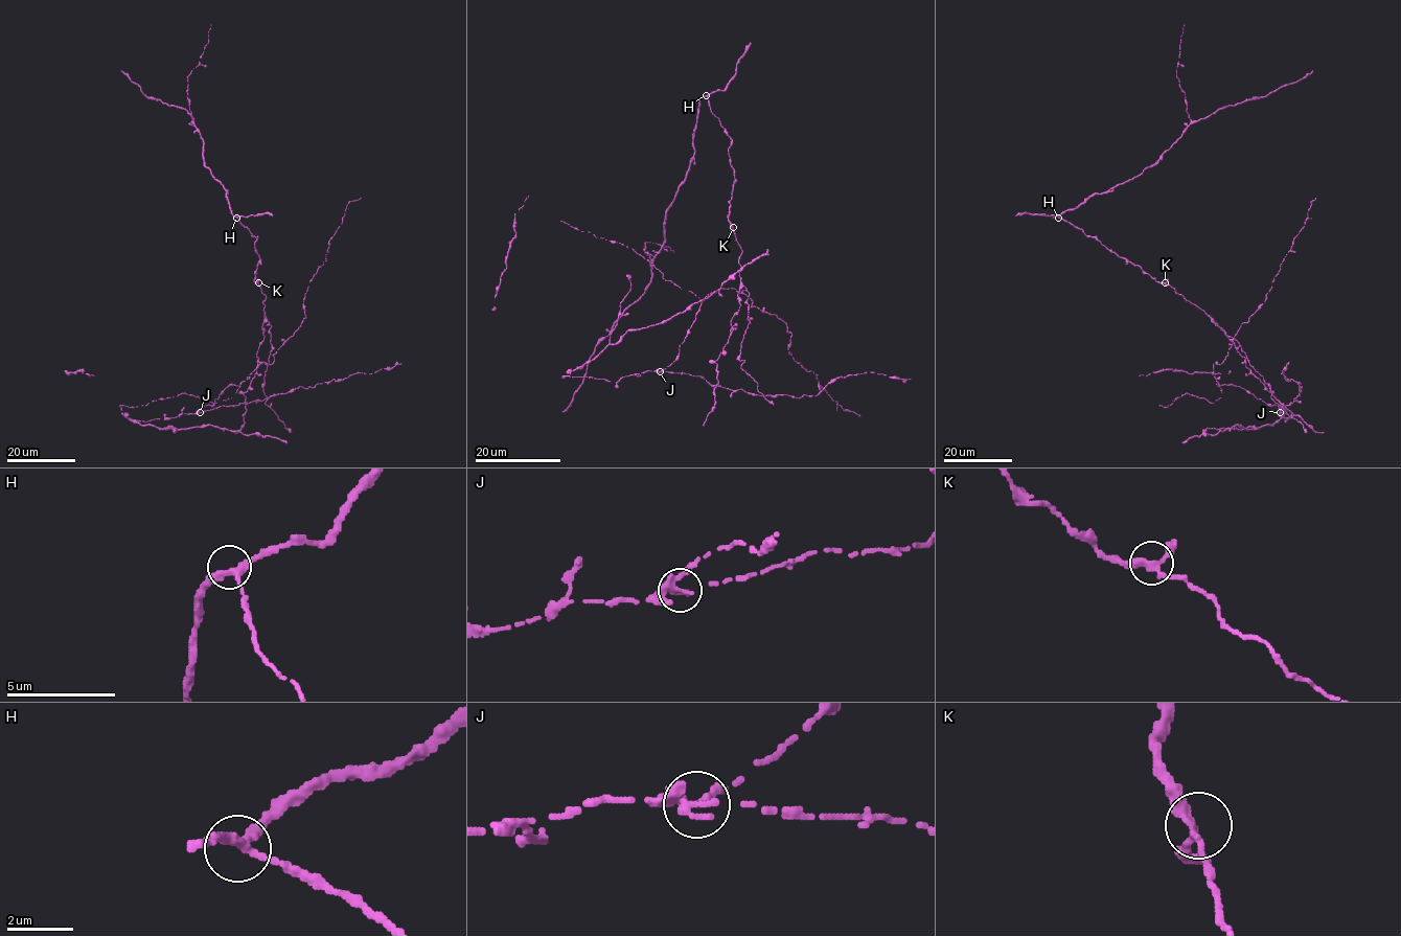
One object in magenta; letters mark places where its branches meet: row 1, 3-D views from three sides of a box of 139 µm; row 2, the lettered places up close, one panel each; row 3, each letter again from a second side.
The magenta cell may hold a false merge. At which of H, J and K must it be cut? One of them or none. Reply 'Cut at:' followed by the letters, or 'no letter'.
Cut at: J

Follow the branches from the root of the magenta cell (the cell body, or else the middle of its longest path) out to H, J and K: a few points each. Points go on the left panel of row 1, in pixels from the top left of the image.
H: (265, 335), (261, 325), (266, 296), (254, 281), (259, 261), (254, 247), (257, 237), (236, 218)
J: (265, 335), (257, 352), (256, 373), (244, 393), (246, 406), (244, 403), (199, 412)
K: (265, 335), (261, 325), (266, 296), (258, 282)

